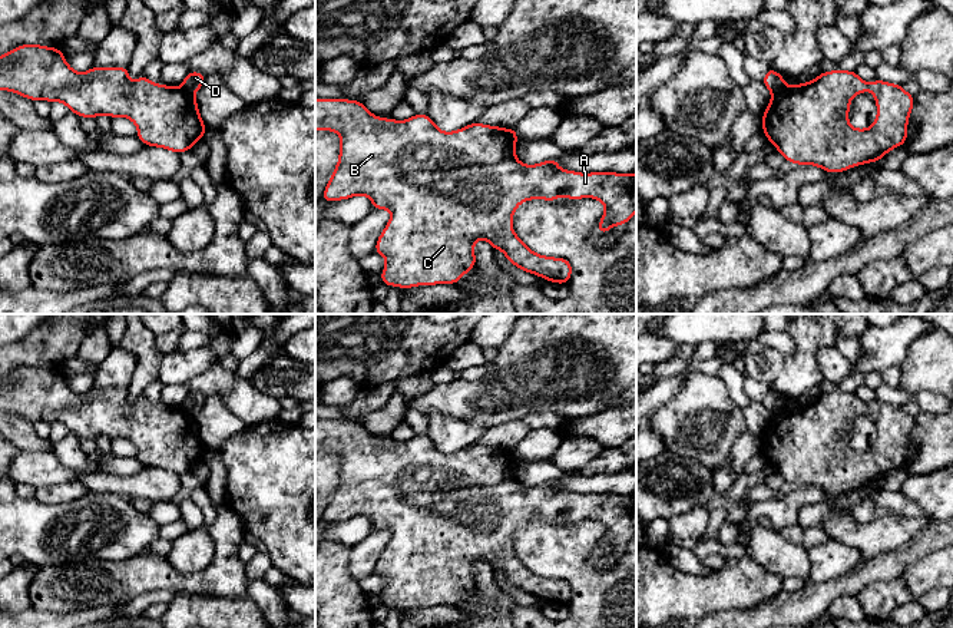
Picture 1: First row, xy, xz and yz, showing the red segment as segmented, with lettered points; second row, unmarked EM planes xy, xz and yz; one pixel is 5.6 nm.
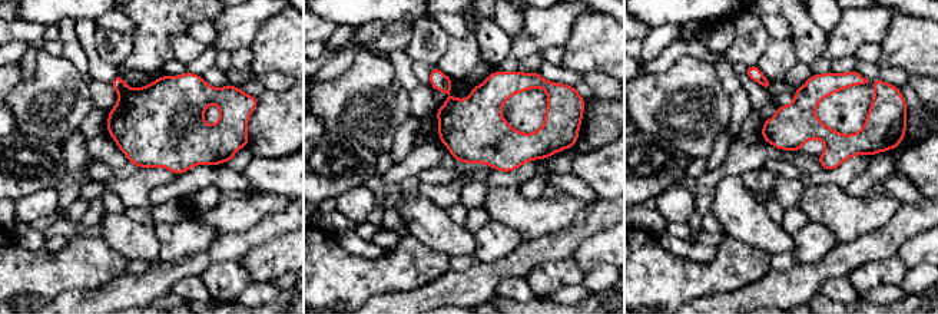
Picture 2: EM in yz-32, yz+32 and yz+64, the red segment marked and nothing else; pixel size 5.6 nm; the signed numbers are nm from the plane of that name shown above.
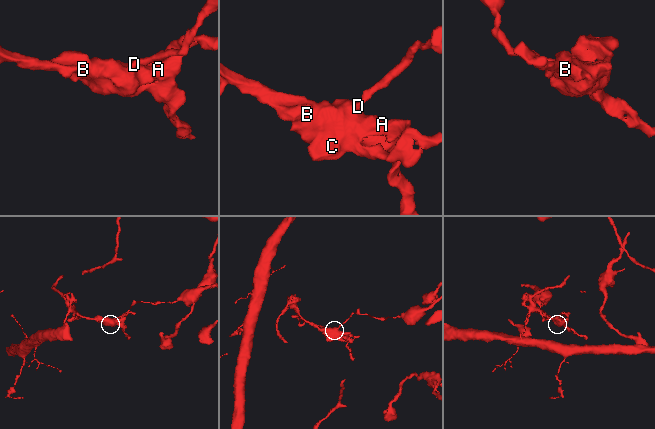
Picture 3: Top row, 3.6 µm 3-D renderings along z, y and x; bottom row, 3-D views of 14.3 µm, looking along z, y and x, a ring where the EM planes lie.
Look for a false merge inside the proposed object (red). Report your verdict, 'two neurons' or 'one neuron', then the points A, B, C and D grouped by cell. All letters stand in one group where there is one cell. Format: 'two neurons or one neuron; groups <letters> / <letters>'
two neurons; groups A B C / D

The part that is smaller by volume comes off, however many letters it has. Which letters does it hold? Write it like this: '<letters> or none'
A, B, C

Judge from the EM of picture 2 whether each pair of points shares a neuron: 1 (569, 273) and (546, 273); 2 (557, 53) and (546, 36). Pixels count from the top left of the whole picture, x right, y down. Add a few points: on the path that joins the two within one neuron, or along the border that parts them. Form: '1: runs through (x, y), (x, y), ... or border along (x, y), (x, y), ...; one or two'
1: runs through (563, 273), (552, 273); one
2: border along (563, 46), (547, 46), (537, 52); two

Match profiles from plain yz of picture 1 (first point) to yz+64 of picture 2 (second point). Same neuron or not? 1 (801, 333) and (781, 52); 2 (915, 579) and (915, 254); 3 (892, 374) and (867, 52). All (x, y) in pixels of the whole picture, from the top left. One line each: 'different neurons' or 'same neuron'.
1: same neuron
2: same neuron
3: same neuron

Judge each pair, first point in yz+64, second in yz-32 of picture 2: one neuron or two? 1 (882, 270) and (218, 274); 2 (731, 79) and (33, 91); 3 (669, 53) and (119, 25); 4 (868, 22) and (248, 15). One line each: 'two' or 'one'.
1: one
2: two
3: two
4: one

